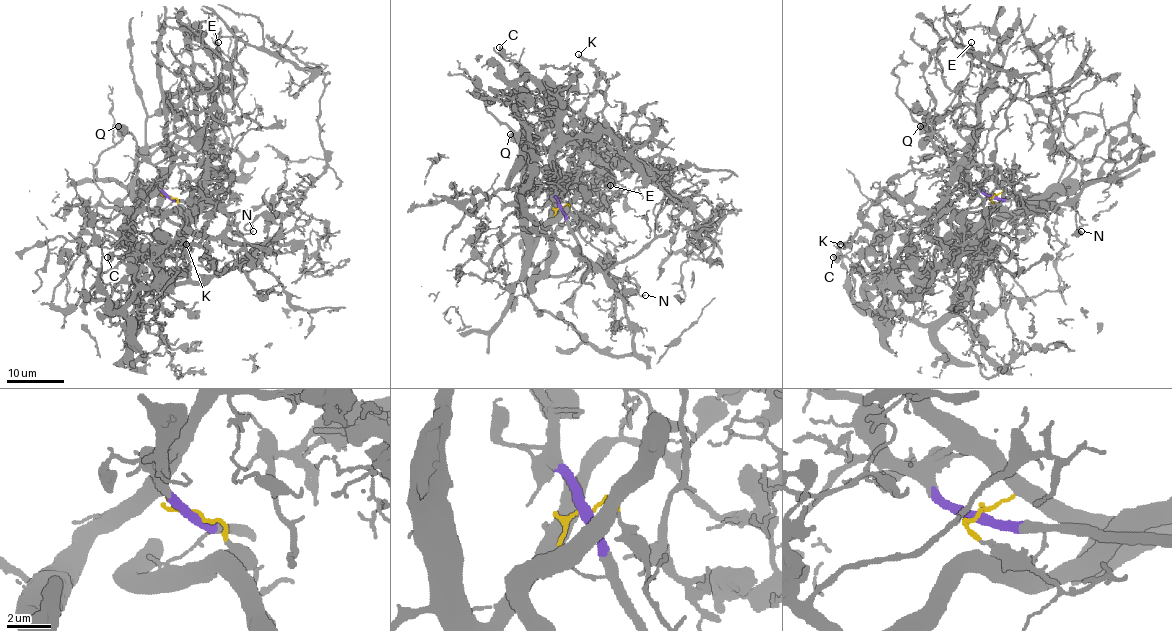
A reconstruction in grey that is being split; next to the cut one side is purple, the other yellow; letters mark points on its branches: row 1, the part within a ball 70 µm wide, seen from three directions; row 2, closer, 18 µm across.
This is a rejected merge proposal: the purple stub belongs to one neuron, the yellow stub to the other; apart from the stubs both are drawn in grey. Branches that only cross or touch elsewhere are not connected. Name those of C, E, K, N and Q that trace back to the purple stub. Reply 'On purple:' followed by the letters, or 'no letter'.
On purple: E, N, Q

